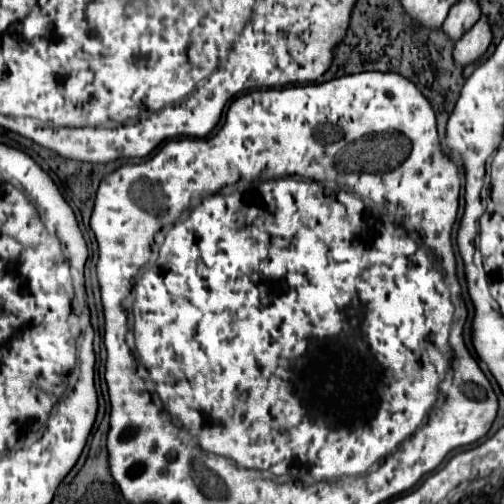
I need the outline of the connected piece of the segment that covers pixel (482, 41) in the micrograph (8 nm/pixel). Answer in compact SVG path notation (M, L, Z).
M481 17L455 45L455 61L459 65L469 65L471 61L477 61L487 47L491 45L493 33L491 33L491 25L487 21L487 17Z

